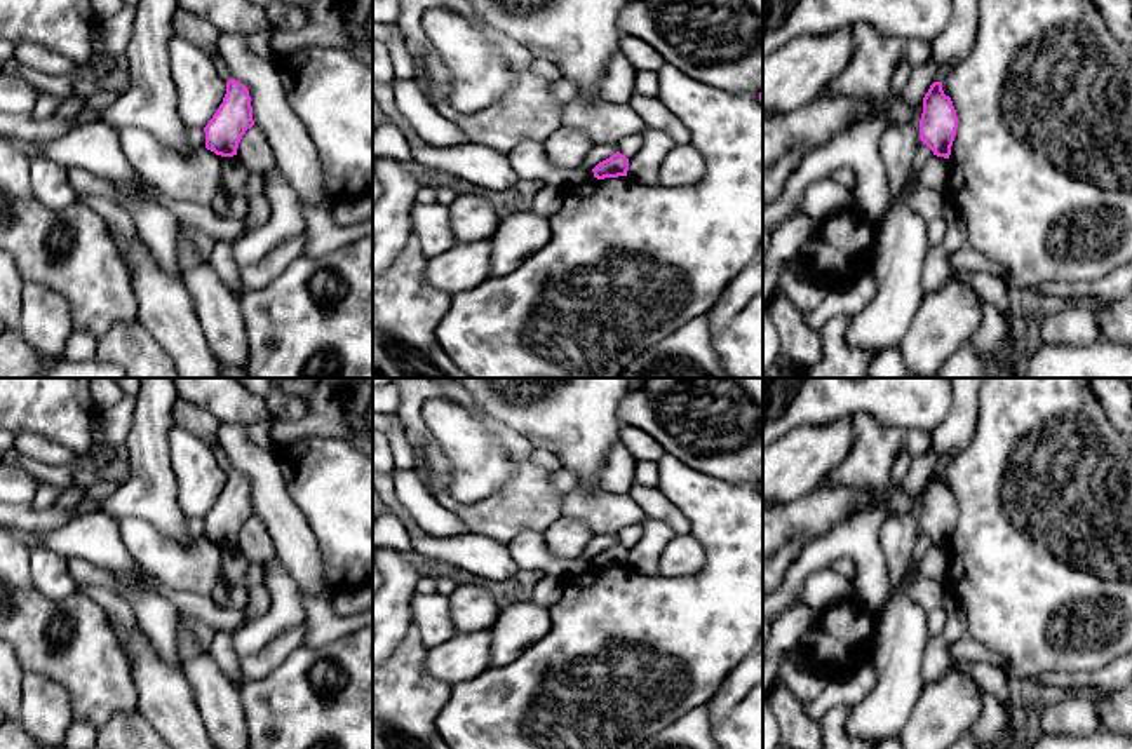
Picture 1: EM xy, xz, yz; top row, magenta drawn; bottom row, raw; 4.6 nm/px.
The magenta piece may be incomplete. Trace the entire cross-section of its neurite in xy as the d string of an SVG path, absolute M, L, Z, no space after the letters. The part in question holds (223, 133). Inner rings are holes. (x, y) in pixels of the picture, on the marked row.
M230 78L223 103L204 127L206 148L221 157L233 157L242 136L253 125L249 91L244 84Z

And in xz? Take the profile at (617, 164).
M620 152L613 153L610 159L599 162L592 169L594 178L597 179L627 176L627 171L629 171L629 159Z

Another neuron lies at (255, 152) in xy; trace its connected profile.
M251 127L242 136L237 157L249 171L259 178L275 167L275 155L265 134L258 127Z

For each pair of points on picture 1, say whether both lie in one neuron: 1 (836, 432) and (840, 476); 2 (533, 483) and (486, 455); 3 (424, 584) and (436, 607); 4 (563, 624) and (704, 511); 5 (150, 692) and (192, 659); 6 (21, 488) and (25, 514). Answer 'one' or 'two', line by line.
1: two
2: two
3: two
4: one
5: one
6: two

